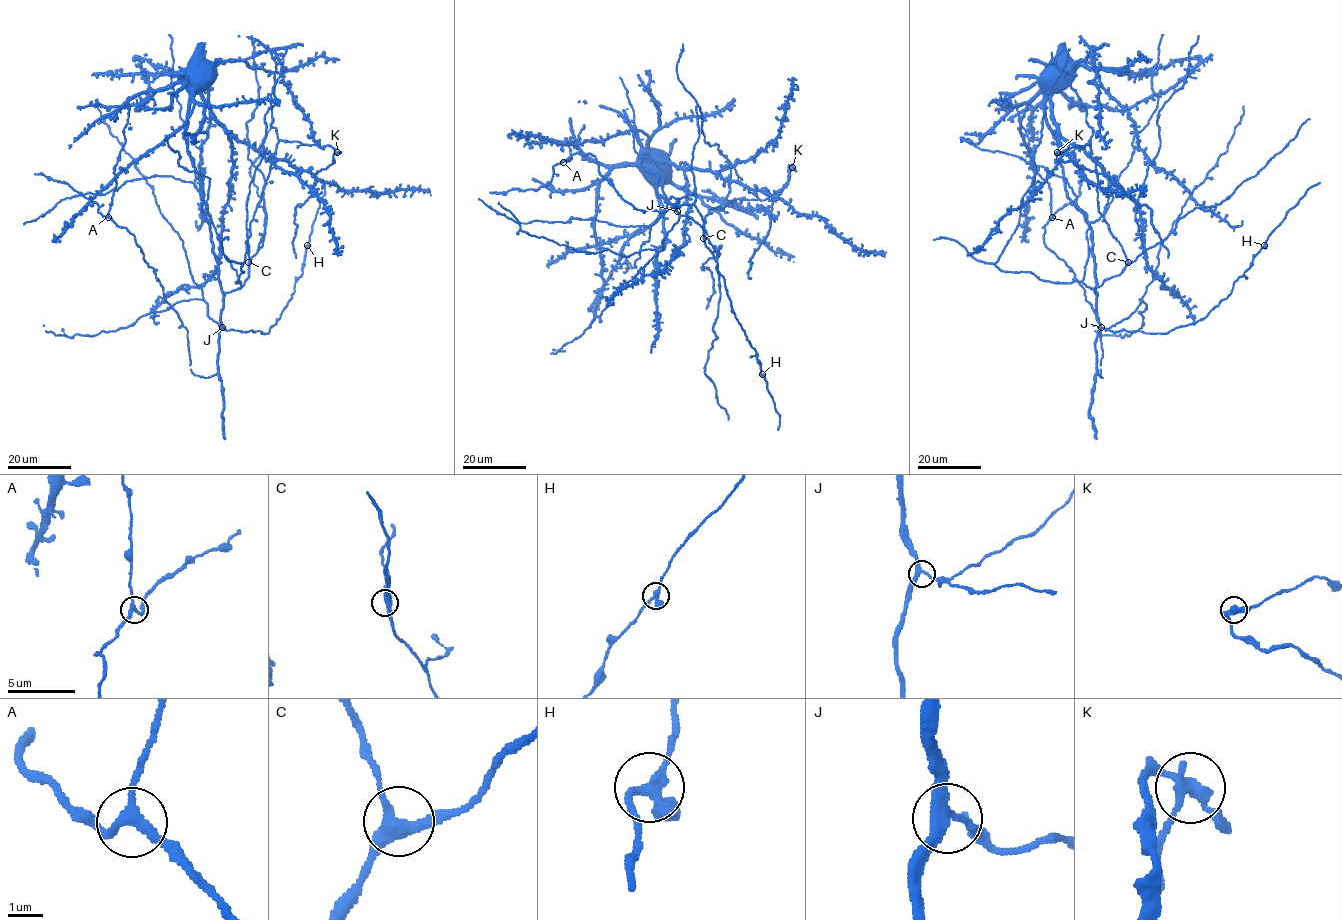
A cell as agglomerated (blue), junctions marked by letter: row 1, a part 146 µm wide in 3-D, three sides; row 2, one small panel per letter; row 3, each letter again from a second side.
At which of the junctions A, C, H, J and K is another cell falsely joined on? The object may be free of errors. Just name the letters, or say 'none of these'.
K

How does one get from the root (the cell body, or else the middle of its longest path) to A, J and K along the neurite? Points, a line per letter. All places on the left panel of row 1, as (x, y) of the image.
A: (197, 82), (195, 79), (194, 107), (189, 118), (159, 143), (114, 174), (116, 186), (108, 217)
J: (197, 82), (204, 87), (192, 96), (185, 140), (202, 182), (202, 212), (210, 231), (223, 295), (222, 327)
K: (197, 82), (204, 87), (192, 96), (185, 140), (223, 291), (249, 276), (250, 223), (277, 143), (337, 152)

